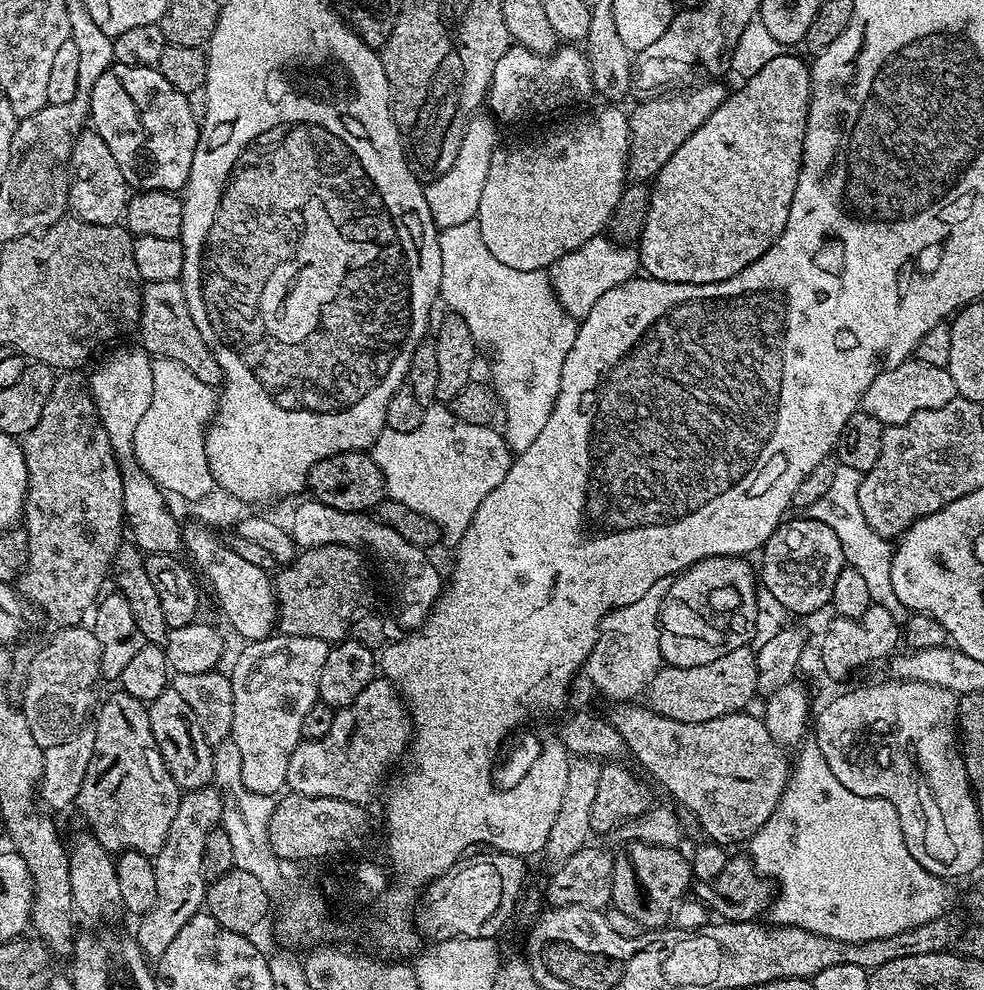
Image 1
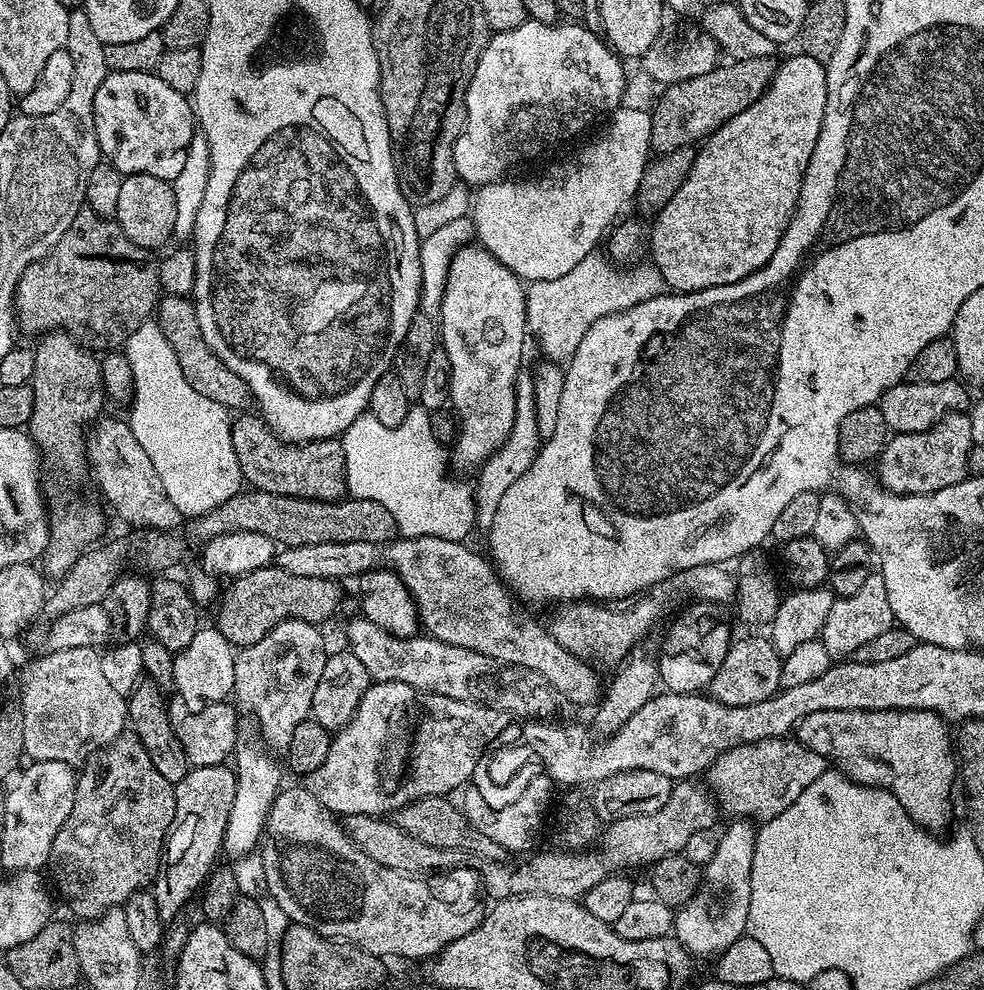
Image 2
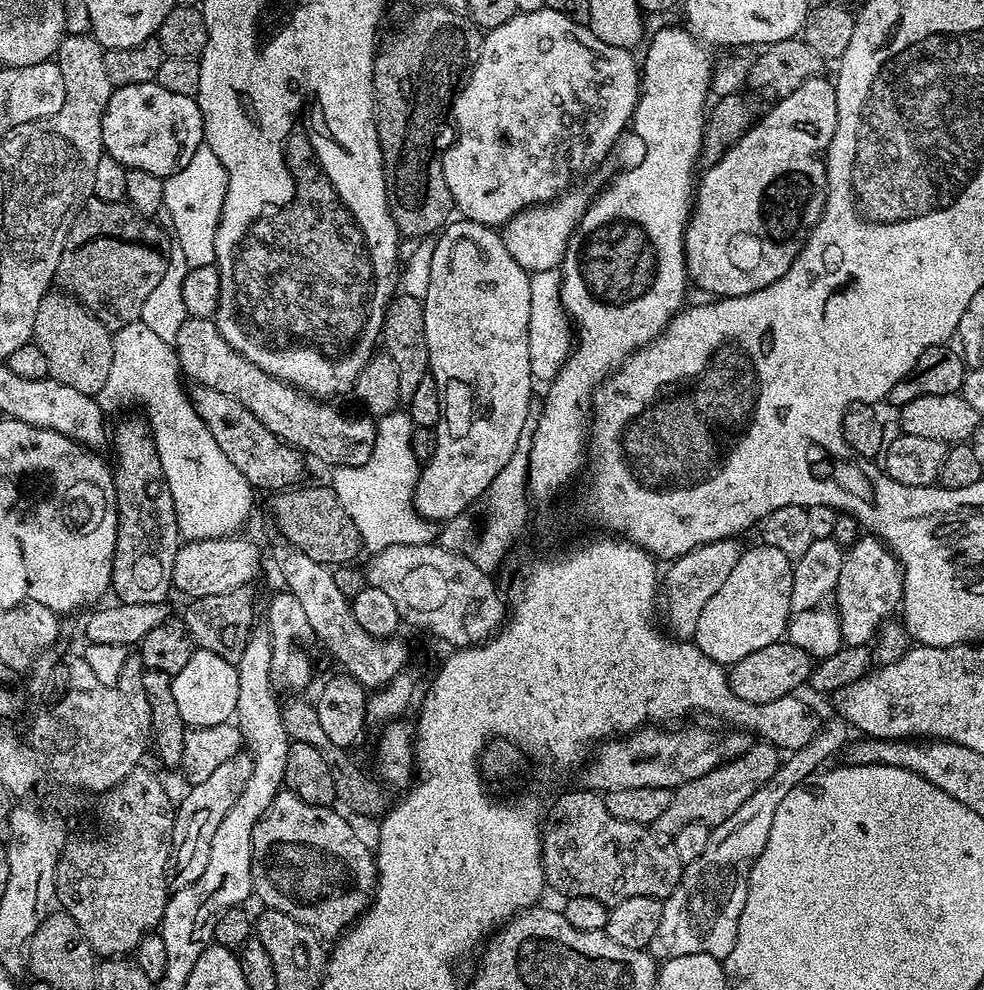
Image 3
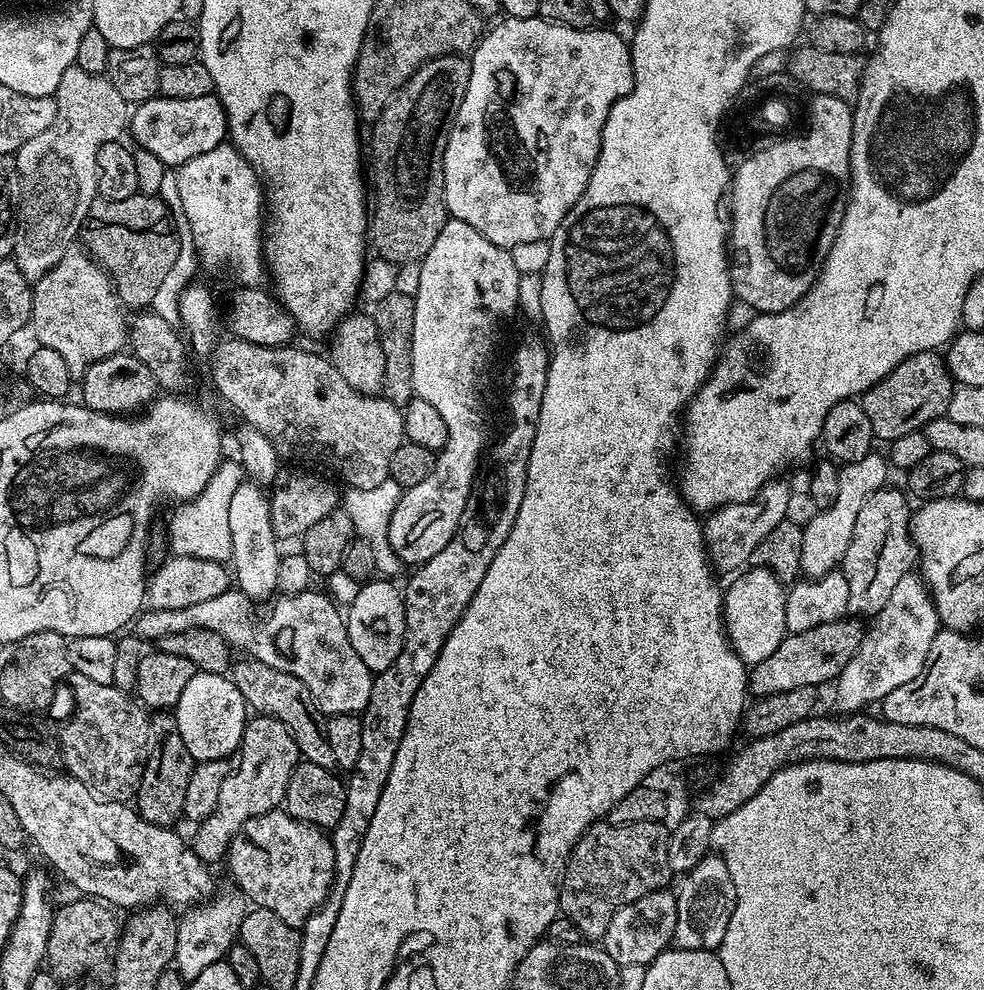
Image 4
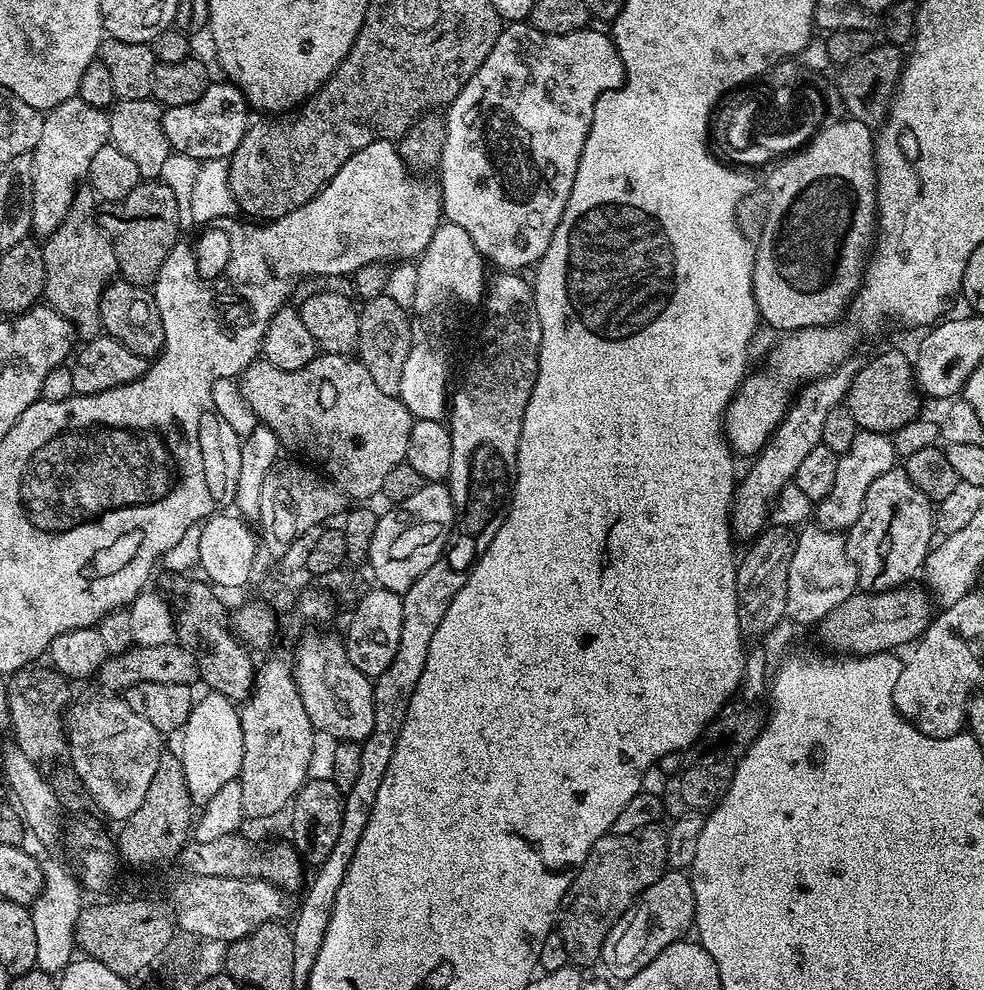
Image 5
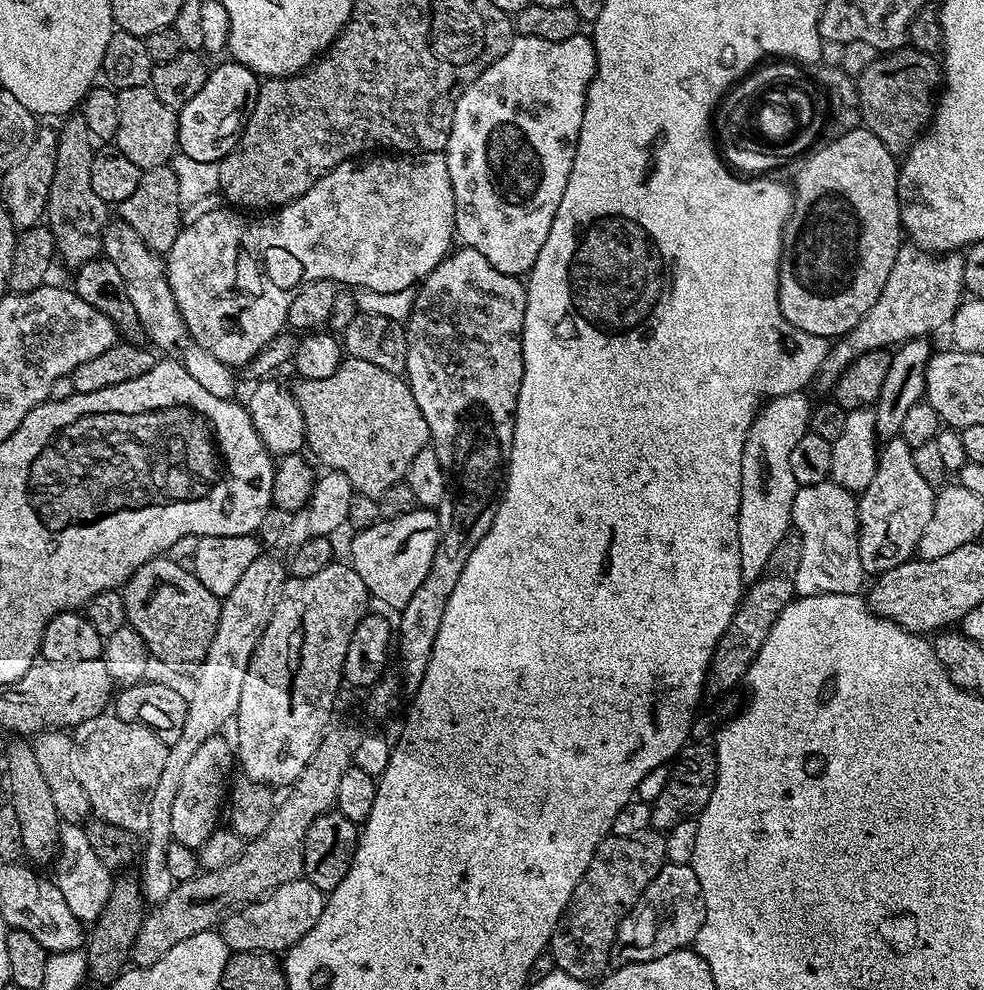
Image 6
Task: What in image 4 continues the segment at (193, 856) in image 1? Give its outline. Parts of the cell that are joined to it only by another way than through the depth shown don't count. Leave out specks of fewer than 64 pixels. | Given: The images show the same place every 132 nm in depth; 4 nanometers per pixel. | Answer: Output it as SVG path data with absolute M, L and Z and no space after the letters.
M253 715L244 726L238 757L226 782L222 782L222 794L218 794L218 806L195 825L196 833L190 836L192 849L205 864L215 865L215 860L225 859L230 842L240 827L258 814L277 811L283 805L290 774L302 757L290 730L269 716Z

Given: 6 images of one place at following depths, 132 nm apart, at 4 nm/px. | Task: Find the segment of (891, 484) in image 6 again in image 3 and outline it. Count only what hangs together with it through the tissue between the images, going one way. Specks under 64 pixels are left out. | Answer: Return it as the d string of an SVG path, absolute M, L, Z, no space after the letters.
M861 535L845 551L834 593L834 611L840 617L843 643L867 645L891 617L888 615L901 607L903 598L904 572L898 558L875 536Z

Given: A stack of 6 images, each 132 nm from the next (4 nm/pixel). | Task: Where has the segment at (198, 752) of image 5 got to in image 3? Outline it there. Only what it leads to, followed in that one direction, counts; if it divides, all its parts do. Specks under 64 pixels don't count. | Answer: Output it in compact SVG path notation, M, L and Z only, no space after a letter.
M196 648L193 651L190 662L186 662L186 666L182 666L182 670L178 670L178 674L172 677L172 689L174 690L174 698L178 701L178 710L188 728L205 728L206 726L227 724L236 715L238 670L233 661L218 658L218 654L210 654L210 650Z

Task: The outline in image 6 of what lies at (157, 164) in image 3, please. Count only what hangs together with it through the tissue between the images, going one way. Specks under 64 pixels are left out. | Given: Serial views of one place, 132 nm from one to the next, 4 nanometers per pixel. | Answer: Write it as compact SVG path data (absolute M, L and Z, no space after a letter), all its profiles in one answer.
M235 62L220 64L209 71L206 82L186 106L179 109L177 138L179 151L199 162L217 163L236 144L244 121L258 98L260 80L255 72Z

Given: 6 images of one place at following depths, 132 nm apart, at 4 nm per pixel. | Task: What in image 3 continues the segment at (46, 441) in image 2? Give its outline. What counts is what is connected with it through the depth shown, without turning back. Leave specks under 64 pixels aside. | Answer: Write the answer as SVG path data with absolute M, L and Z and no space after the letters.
M60 290L49 291L44 297L42 306L38 306L38 318L34 318L32 340L41 348L49 363L48 376L66 386L74 386L74 390L82 390L82 394L96 396L102 386L106 386L106 378L110 378L110 361L114 358L112 345L113 333L89 308L83 308L80 301L71 294Z

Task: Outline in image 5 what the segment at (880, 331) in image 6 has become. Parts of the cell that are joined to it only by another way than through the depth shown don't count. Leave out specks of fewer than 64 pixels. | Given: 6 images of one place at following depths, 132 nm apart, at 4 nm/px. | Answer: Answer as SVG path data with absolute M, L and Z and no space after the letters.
M849 358L825 376L809 381L799 389L764 451L751 461L752 469L745 476L743 473L742 479L737 483L736 494L732 497L731 522L732 531L739 539L741 536L745 542L751 542L764 531L770 520L770 506L775 505L776 497L780 495L784 485L794 480L798 466L804 461L806 454L821 444L826 414L830 414L834 406L845 403L852 380L860 373L861 367L861 361Z

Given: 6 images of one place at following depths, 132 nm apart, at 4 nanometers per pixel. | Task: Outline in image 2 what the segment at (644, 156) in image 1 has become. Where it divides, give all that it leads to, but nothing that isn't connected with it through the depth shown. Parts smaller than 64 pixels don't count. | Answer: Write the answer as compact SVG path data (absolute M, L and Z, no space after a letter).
M771 56L747 58L745 61L720 62L709 73L667 85L651 108L653 149L657 153L663 154L676 151L679 147L699 145L701 141L719 130L723 124L730 122L730 118L734 118L734 114L742 114L742 110L746 110L746 106L750 106L754 102L758 102L758 98L762 98L762 94L768 89L774 78L776 65L777 61Z

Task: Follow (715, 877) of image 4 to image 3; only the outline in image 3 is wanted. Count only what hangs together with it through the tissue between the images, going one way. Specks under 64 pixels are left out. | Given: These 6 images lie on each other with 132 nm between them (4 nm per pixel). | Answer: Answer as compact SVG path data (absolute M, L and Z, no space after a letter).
M835 719L829 724L827 721L809 744L791 753L781 763L774 778L758 786L758 790L754 790L754 794L750 794L730 818L711 829L706 850L696 861L686 864L674 894L663 901L665 916L662 922L658 922L658 934L650 938L647 946L653 960L663 962L682 958L682 954L710 954L721 962L728 959L738 938L738 922L746 906L752 865L762 850L766 850L766 838L770 838L770 826L774 826L774 810L782 806L782 798L786 798L794 786L823 769L829 763L827 760L835 757L850 739L849 725L843 719Z

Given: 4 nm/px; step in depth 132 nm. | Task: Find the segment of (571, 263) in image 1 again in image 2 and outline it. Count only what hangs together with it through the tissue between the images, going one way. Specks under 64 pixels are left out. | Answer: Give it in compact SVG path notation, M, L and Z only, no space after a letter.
M587 255L574 269L554 280L529 283L527 287L527 320L529 333L535 336L541 350L552 362L571 359L590 326L599 318L636 306L661 295L666 288L656 265L646 264L630 270L614 268L605 255Z

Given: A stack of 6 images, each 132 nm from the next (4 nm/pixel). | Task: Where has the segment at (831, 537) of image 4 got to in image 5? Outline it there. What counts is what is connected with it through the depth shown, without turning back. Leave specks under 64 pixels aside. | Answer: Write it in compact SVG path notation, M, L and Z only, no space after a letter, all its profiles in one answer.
M857 431L854 442L850 442L850 450L846 450L838 462L835 471L834 488L826 498L817 503L814 516L820 527L833 530L847 530L858 522L858 514L862 514L862 506L866 502L866 490L874 482L874 478L882 478L892 468L897 467L898 457L892 445L891 435L883 432Z

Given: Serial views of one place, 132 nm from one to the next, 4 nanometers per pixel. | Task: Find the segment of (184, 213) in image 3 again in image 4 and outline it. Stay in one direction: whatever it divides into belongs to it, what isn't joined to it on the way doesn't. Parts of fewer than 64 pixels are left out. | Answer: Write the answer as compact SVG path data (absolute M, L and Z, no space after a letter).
M225 142L206 150L206 154L198 154L198 158L190 158L174 173L199 263L227 264L243 289L259 287L266 266L262 257L262 181L250 162Z

